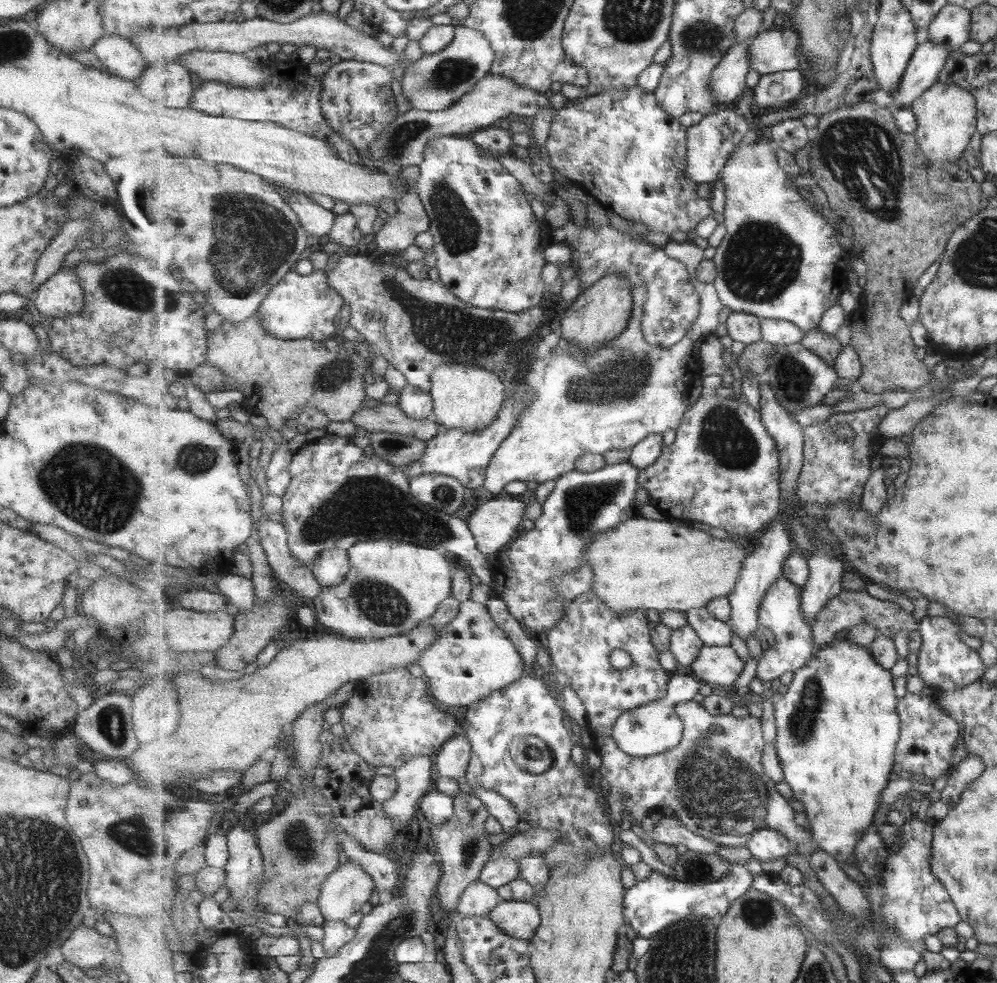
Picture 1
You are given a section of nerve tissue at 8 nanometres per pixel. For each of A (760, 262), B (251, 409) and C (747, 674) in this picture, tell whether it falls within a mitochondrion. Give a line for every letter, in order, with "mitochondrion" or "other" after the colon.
A: mitochondrion
B: other
C: other

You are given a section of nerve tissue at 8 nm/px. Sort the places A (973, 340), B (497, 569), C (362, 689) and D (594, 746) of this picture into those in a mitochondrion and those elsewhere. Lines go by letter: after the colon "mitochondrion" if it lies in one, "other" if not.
A: other
B: other
C: other
D: other

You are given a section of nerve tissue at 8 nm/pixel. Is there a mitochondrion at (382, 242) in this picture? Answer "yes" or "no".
no

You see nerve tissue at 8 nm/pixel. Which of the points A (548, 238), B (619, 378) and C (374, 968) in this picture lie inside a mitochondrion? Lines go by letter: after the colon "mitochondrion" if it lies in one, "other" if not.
A: other
B: mitochondrion
C: mitochondrion

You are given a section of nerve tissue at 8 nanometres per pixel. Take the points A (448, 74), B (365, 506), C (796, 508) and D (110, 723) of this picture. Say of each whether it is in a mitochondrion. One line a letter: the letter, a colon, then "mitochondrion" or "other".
A: mitochondrion
B: mitochondrion
C: other
D: mitochondrion

